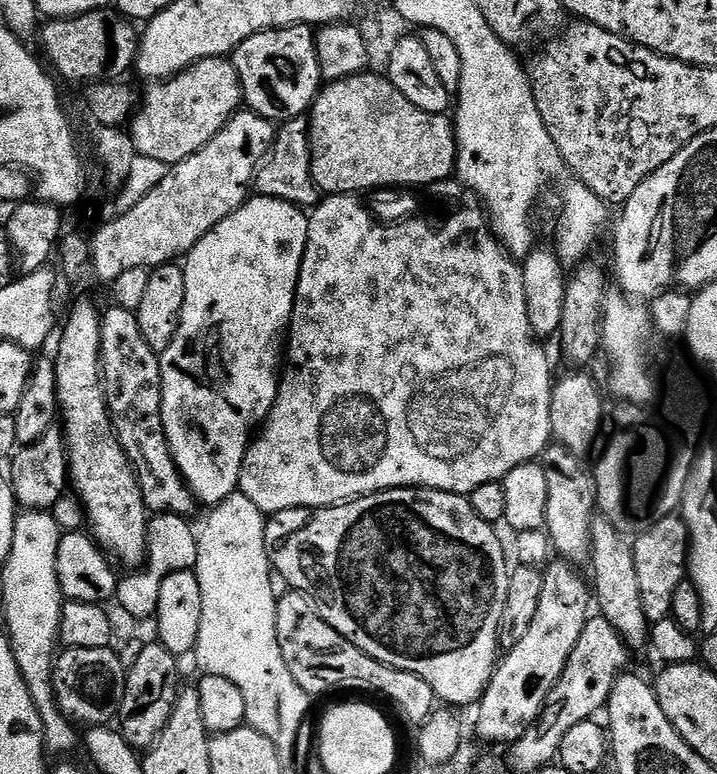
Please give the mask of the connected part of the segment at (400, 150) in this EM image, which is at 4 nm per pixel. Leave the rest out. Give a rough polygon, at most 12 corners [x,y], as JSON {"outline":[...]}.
{"outline":[[381,78],[310,109],[312,181],[332,198],[456,168],[456,133]]}

